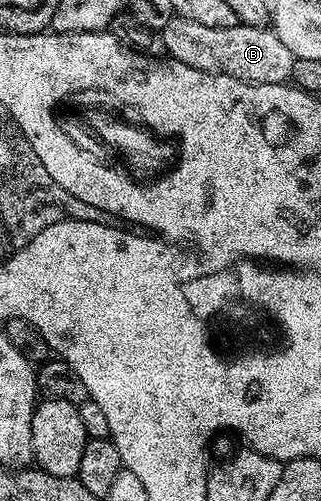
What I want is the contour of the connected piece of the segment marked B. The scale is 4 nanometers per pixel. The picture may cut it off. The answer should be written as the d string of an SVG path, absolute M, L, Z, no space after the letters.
M175 17L164 25L160 34L162 50L169 58L204 73L236 77L245 83L284 83L290 79L294 68L292 49L266 25L250 27L247 23L239 23L236 27L213 27Z

